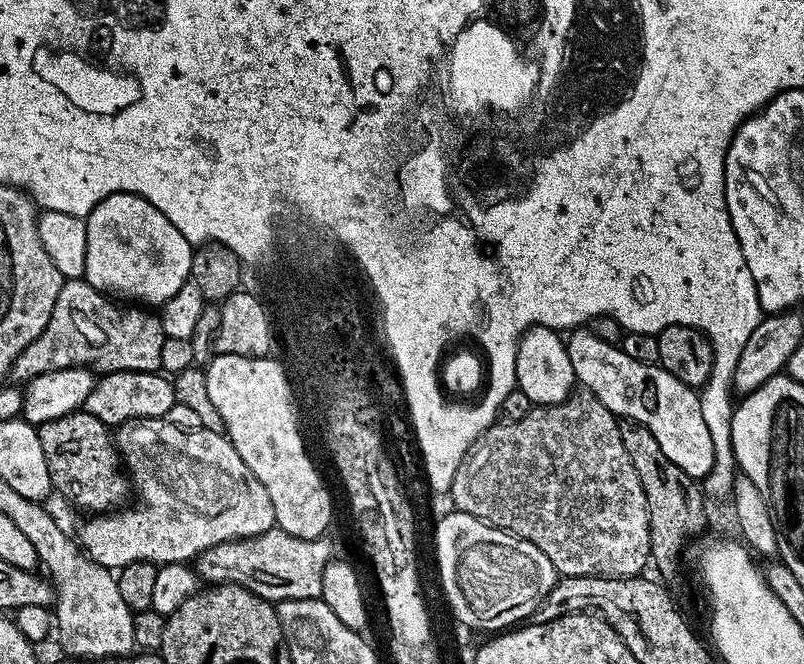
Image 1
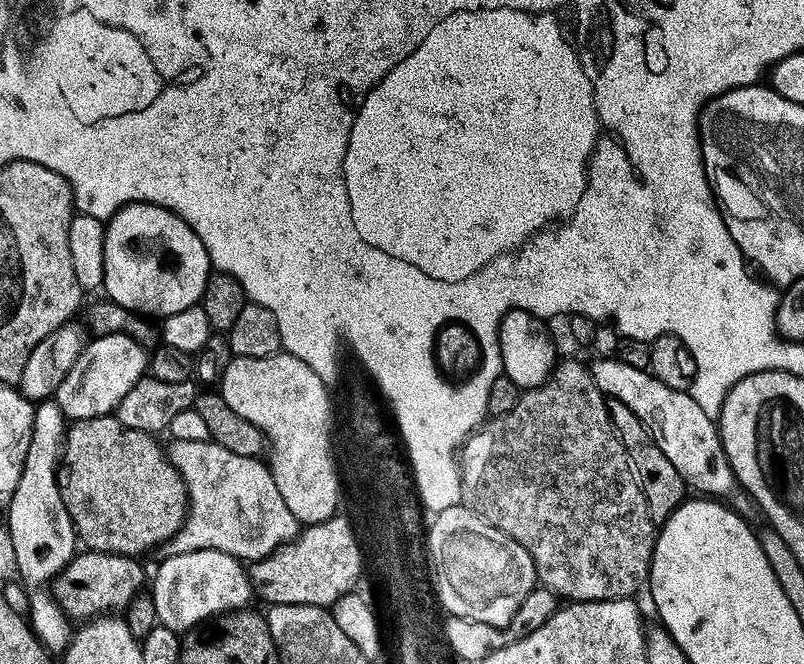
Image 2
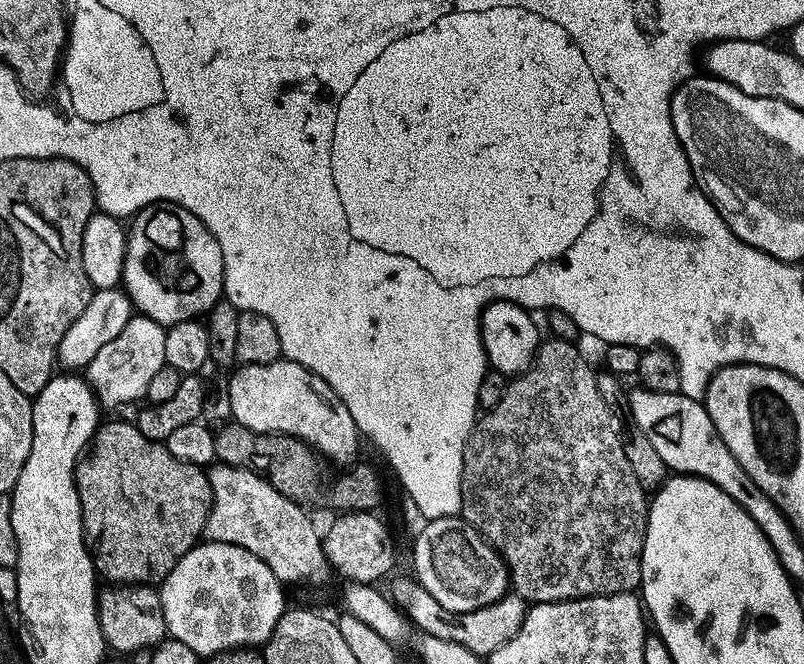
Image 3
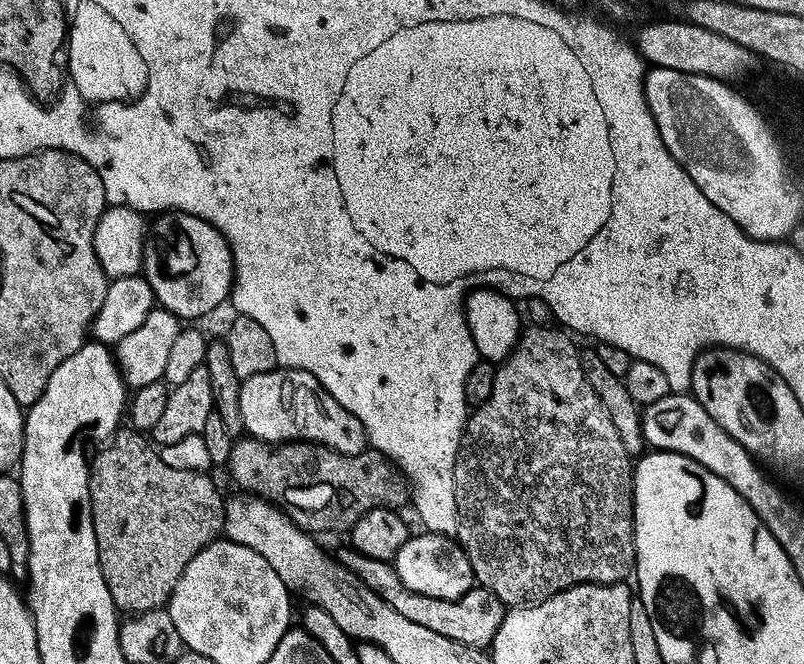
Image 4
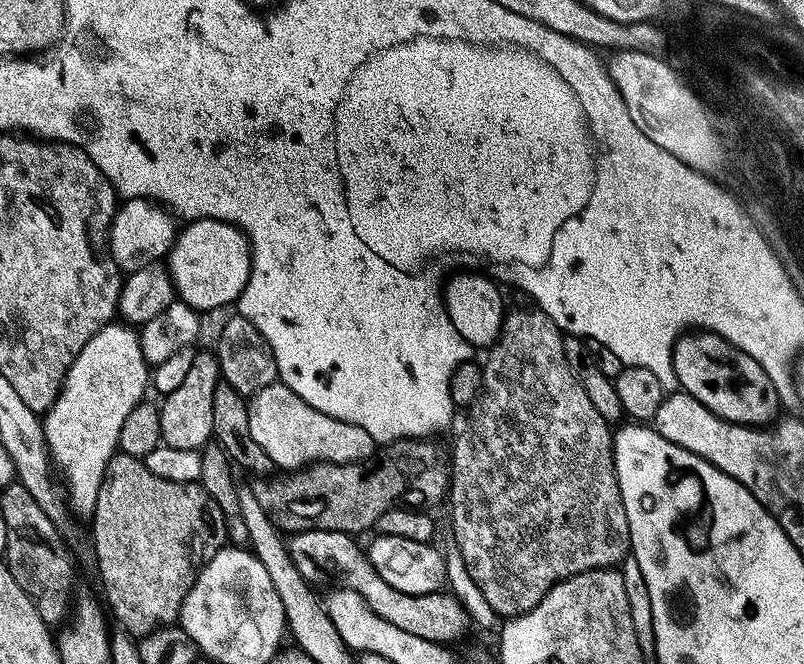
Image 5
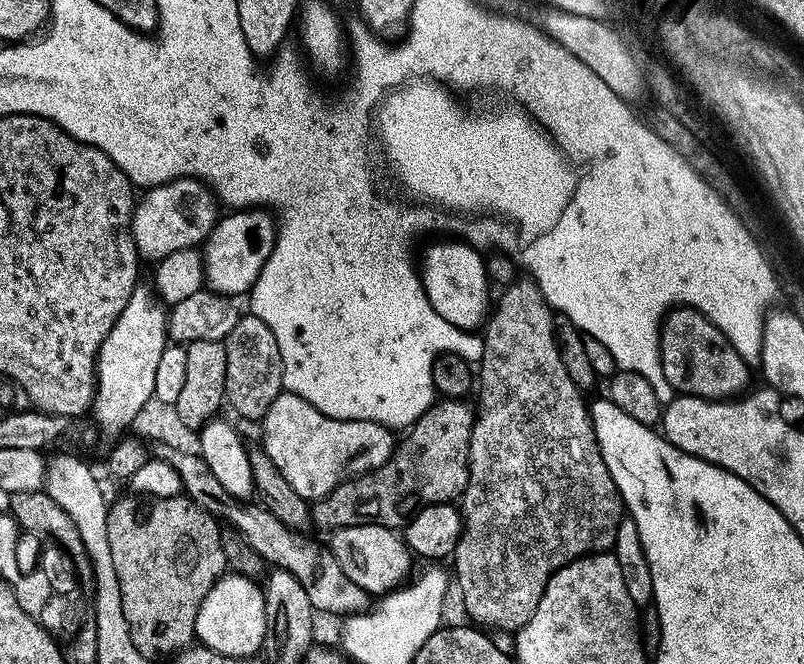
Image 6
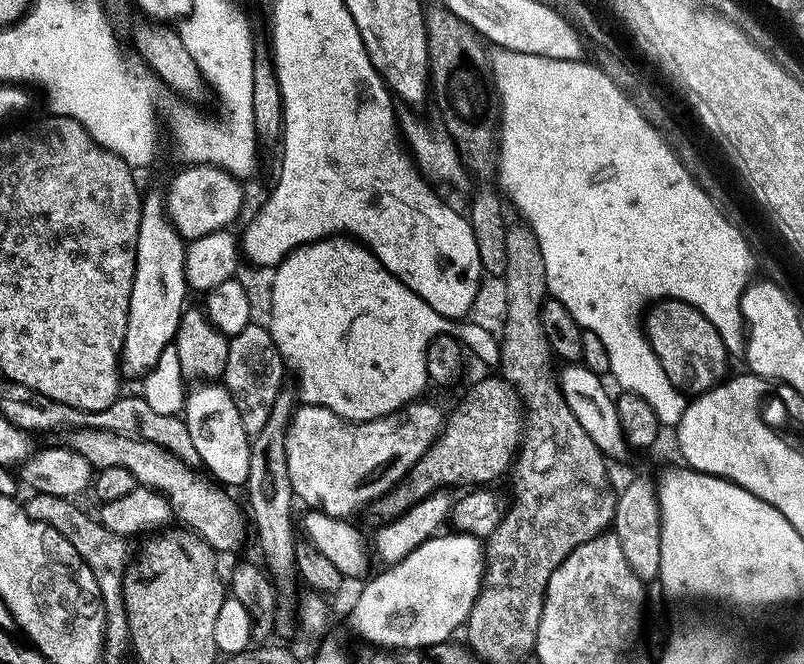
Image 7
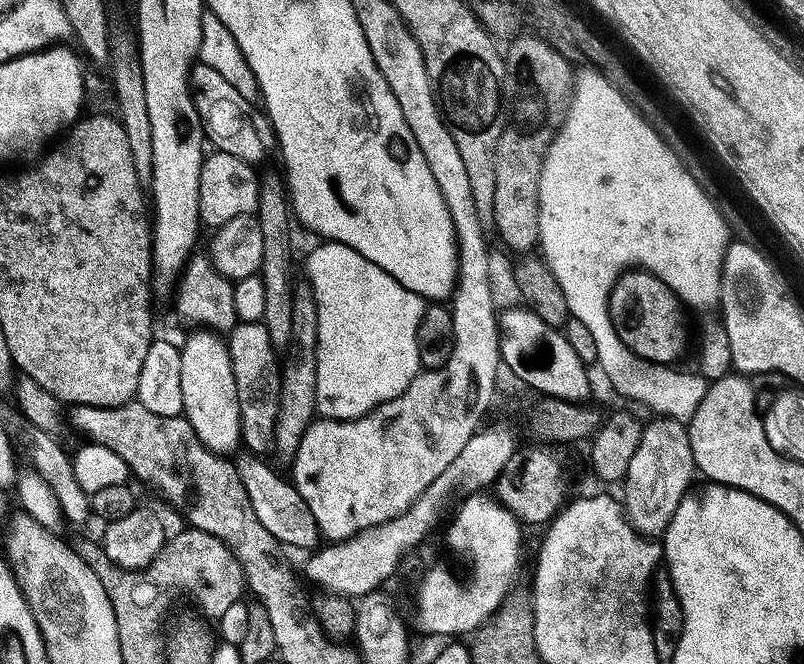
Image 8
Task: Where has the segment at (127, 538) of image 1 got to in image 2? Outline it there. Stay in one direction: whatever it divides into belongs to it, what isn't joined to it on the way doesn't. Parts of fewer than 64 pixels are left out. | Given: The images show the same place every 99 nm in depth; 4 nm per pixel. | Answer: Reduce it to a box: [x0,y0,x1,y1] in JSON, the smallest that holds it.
[166,439,298,562]

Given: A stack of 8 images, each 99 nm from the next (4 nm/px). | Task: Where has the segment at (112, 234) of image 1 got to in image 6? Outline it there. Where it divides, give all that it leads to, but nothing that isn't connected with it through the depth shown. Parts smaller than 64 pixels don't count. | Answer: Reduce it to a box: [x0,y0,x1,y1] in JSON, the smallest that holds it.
[202,210,277,298]

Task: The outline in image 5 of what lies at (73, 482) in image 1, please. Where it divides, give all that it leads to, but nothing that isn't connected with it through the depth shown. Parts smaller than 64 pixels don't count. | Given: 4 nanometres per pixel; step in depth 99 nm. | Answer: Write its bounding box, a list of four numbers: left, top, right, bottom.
[90,451,229,638]

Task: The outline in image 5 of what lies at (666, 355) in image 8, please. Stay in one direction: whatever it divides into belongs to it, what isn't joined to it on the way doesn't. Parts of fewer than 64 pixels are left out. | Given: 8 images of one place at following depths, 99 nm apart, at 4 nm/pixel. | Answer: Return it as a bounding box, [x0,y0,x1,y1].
[672,330,782,426]

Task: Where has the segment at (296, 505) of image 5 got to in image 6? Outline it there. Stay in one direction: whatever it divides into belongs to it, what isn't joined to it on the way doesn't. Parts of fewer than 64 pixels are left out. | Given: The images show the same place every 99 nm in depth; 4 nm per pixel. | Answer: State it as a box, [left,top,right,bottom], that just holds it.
[311,399,473,530]

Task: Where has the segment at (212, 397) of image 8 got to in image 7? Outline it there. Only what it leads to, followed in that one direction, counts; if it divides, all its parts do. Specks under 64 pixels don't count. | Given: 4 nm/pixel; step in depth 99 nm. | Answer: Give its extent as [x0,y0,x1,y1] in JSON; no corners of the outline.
[182,382,251,488]

